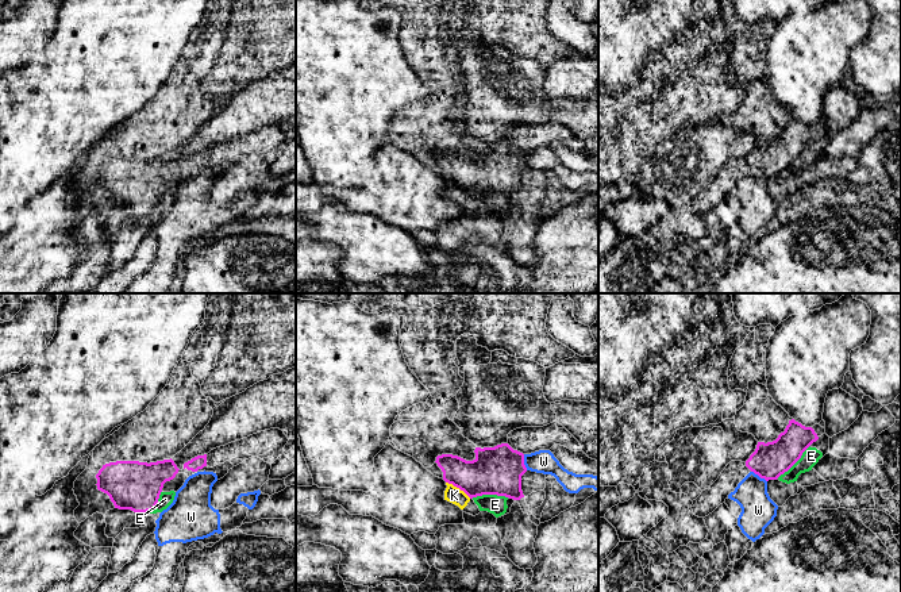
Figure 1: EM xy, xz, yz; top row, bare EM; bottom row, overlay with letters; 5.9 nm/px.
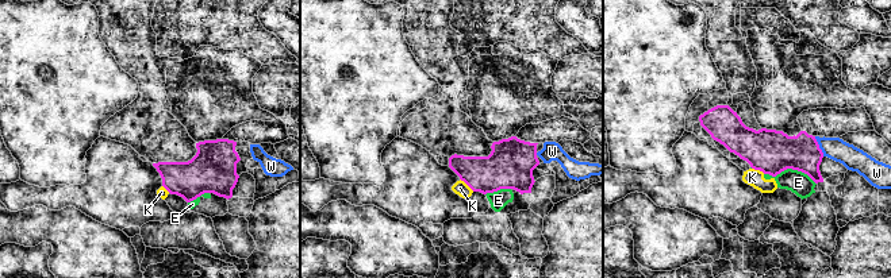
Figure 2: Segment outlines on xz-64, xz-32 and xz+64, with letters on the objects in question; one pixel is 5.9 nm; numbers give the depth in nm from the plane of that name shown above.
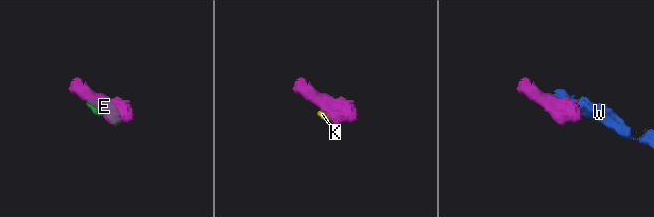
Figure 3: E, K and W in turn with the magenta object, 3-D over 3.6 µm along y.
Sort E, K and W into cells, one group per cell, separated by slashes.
E K / W

